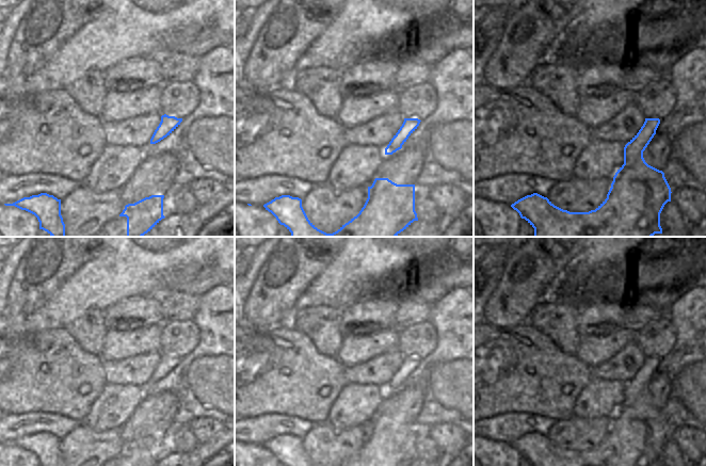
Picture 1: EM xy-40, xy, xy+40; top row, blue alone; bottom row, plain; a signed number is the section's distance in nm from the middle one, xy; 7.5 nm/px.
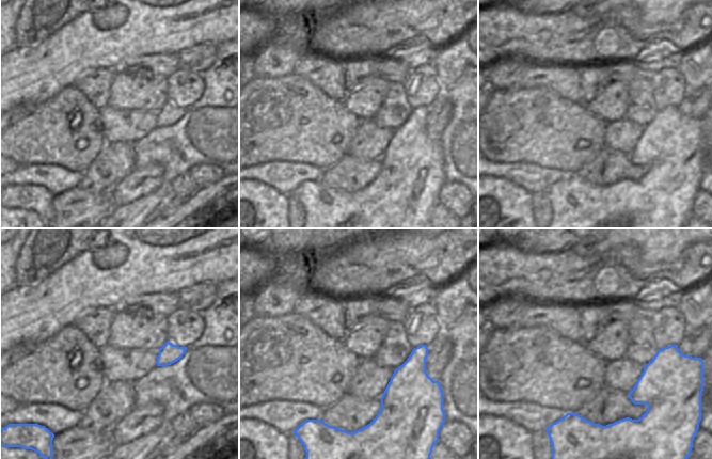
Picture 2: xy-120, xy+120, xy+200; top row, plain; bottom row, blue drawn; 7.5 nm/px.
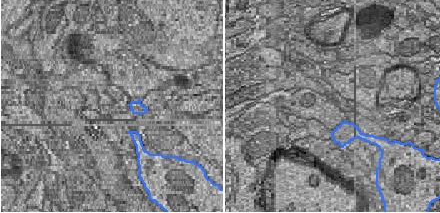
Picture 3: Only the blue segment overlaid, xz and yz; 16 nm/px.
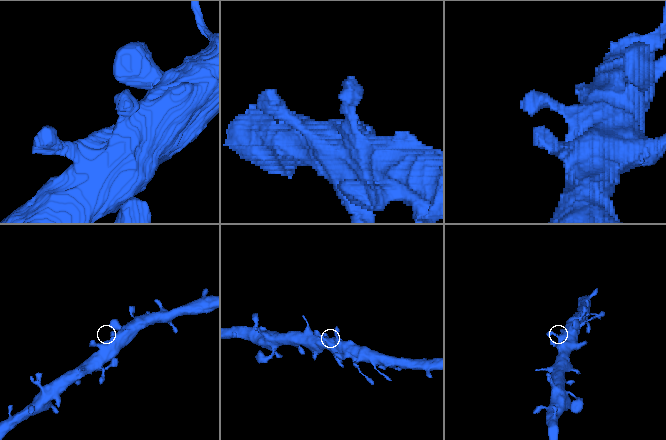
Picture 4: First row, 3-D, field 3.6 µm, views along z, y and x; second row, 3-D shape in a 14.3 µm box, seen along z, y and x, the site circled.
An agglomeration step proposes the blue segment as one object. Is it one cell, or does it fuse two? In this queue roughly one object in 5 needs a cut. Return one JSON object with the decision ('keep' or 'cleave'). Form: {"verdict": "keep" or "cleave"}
{"verdict": "keep"}

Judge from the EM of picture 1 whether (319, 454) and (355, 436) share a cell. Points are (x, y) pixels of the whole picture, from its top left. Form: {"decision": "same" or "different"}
{"decision": "same"}

